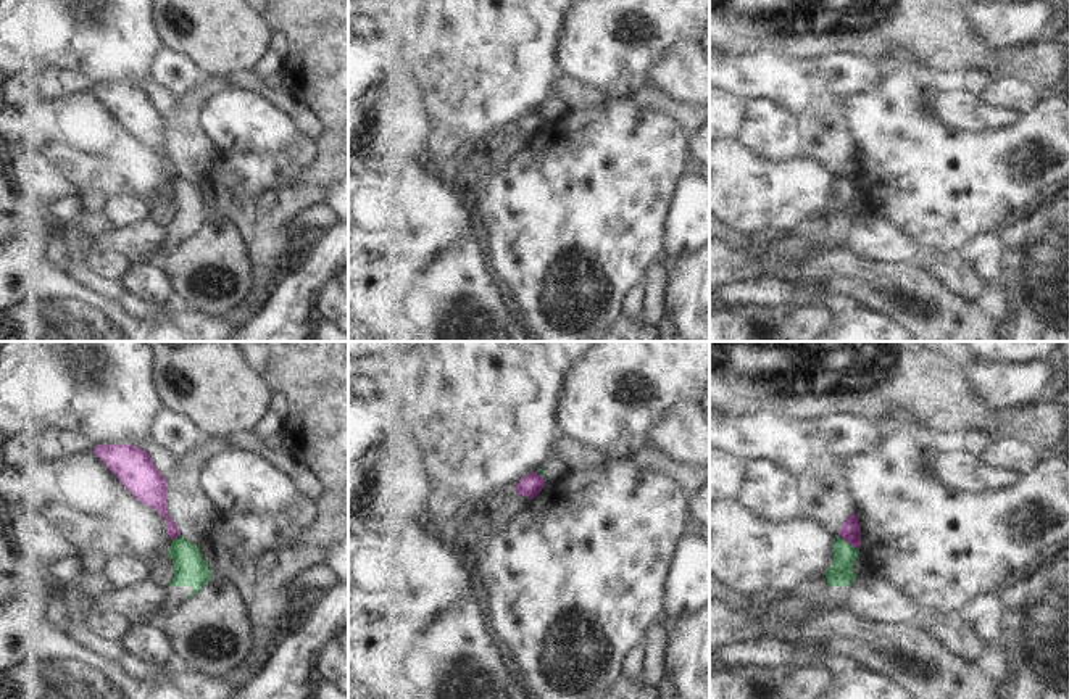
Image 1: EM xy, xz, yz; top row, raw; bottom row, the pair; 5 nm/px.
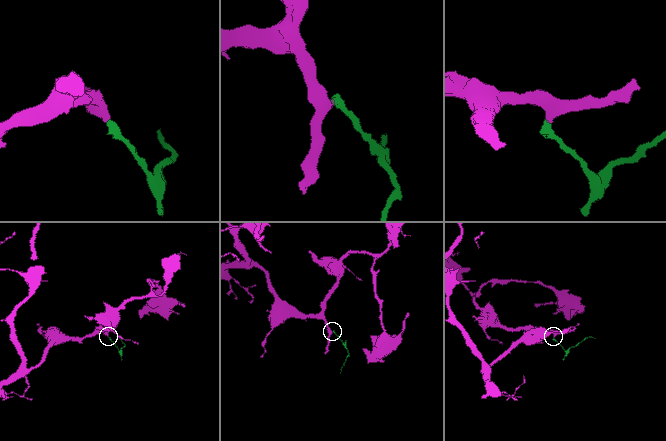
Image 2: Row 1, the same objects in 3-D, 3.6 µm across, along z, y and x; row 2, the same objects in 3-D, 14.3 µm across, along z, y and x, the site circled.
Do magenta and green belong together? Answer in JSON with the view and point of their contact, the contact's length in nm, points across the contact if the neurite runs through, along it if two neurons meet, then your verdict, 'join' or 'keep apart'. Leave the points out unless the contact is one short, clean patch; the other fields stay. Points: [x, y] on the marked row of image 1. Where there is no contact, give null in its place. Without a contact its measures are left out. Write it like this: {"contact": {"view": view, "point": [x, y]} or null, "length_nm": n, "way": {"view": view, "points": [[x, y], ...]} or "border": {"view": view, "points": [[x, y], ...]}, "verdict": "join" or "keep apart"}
{"contact": {"view": "yz", "point": [847, 541]}, "length_nm": 130, "border": {"view": "yz", "points": [[837, 535], [856, 550]]}, "verdict": "keep apart"}

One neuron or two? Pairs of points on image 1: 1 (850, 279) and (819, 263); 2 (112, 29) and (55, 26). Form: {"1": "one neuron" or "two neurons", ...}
{"1": "one neuron", "2": "one neuron"}

